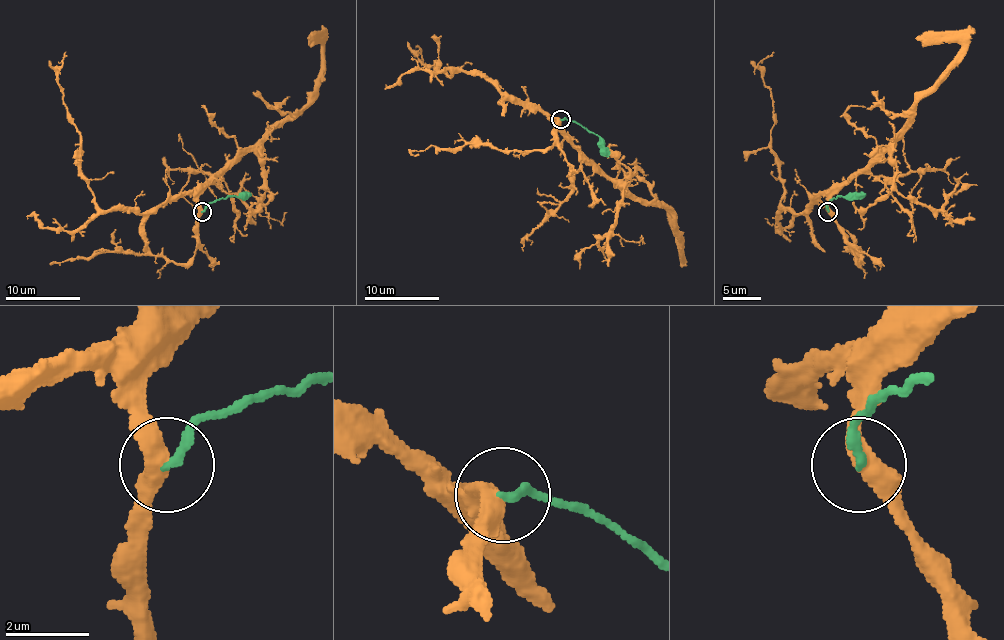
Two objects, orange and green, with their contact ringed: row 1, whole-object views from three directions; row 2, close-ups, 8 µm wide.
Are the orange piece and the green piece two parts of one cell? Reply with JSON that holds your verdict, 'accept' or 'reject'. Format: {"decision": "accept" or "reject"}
{"decision": "reject"}

